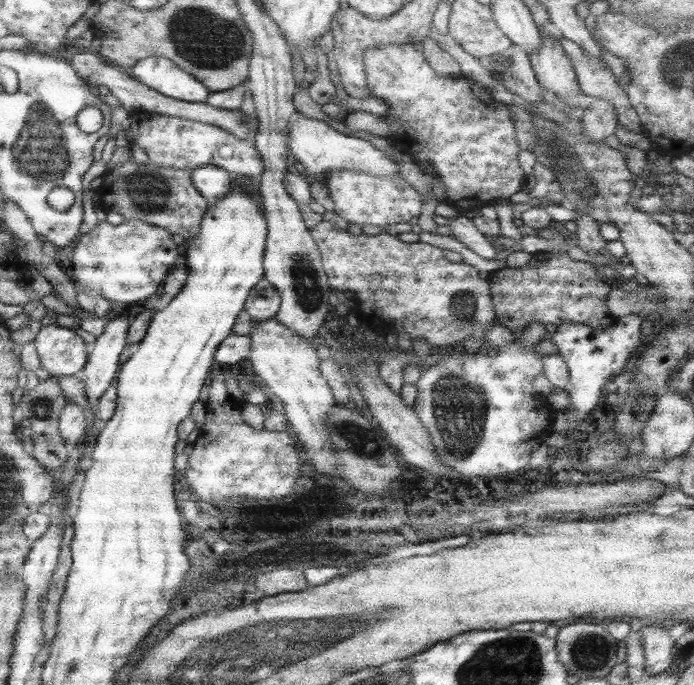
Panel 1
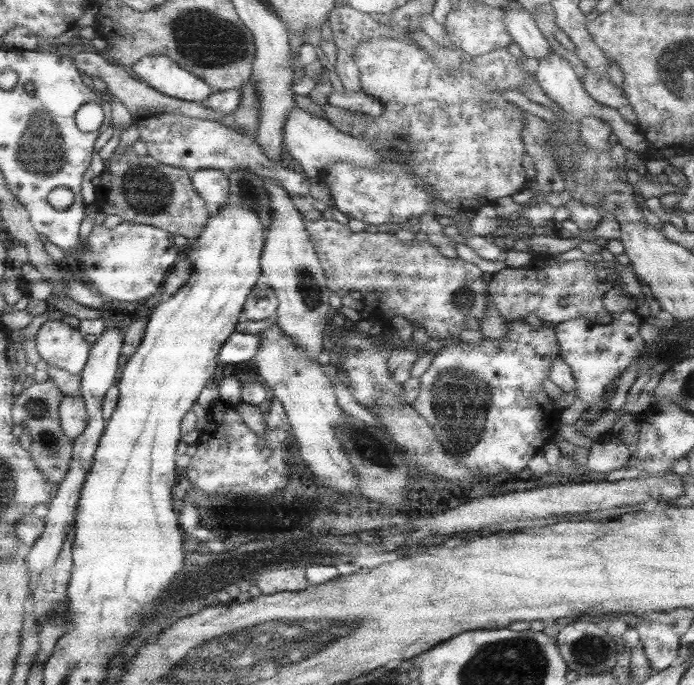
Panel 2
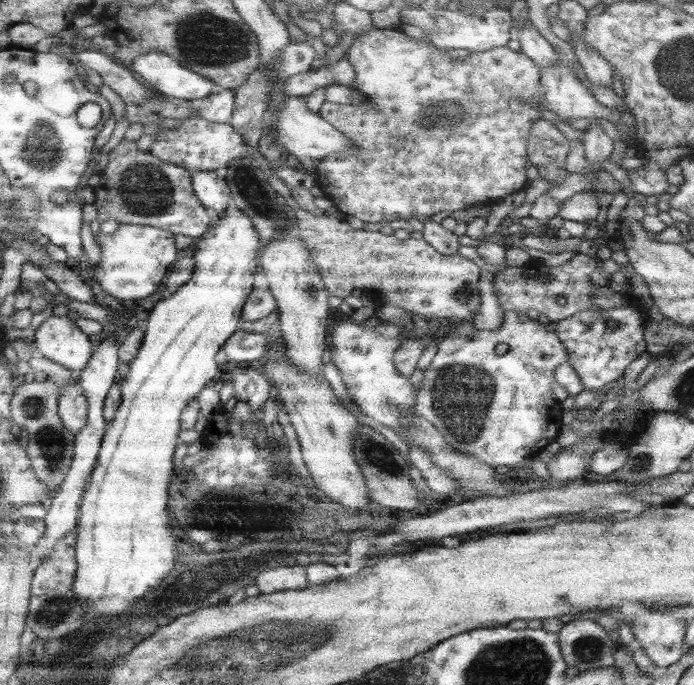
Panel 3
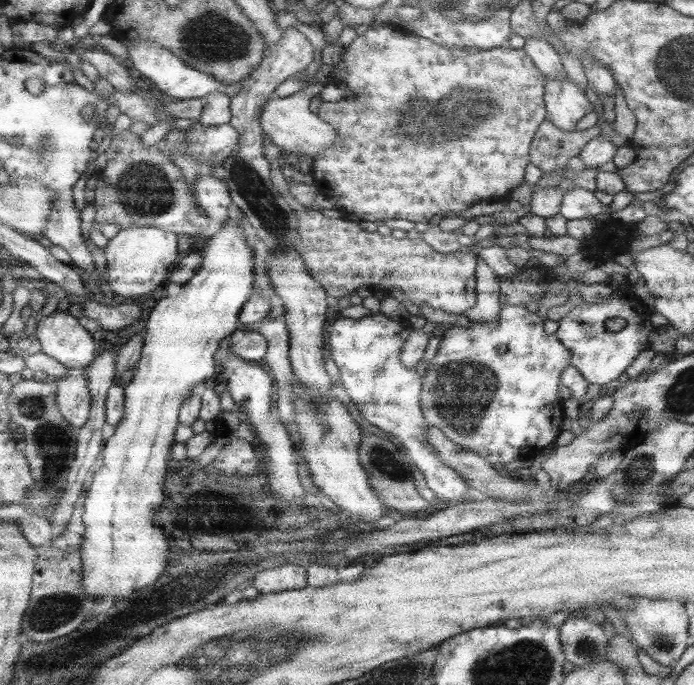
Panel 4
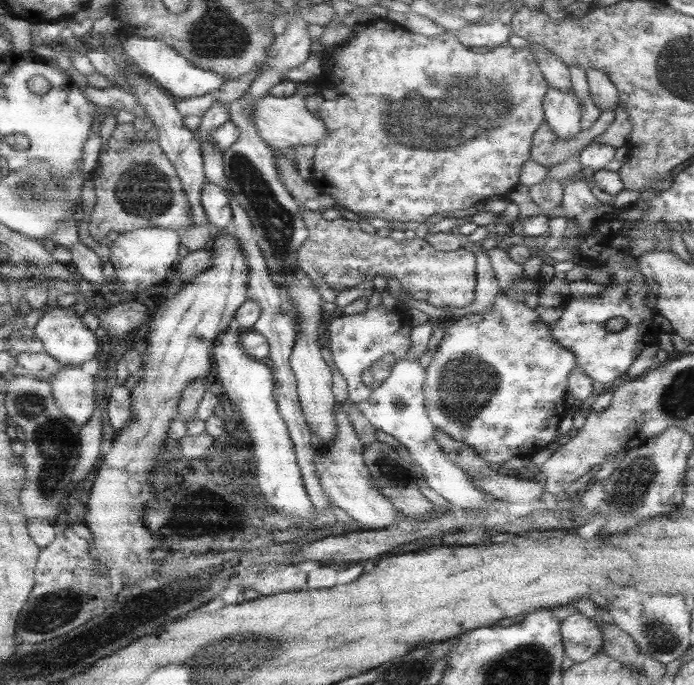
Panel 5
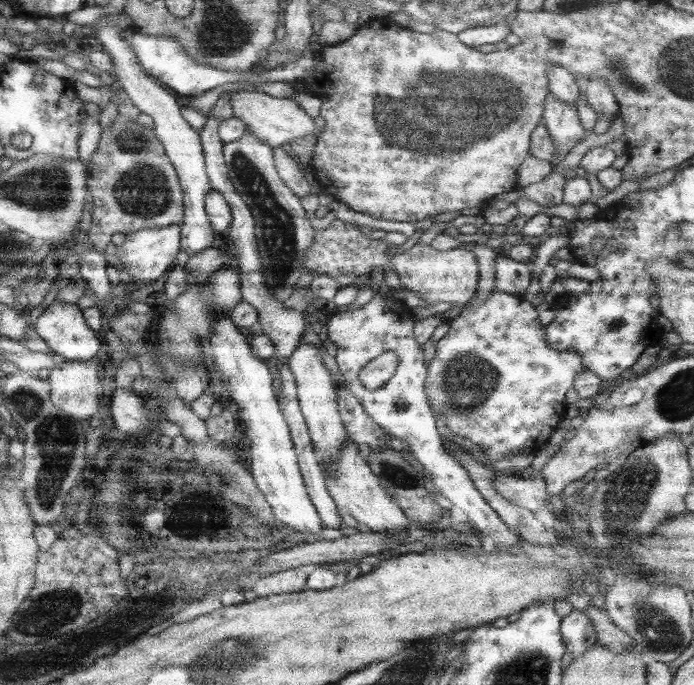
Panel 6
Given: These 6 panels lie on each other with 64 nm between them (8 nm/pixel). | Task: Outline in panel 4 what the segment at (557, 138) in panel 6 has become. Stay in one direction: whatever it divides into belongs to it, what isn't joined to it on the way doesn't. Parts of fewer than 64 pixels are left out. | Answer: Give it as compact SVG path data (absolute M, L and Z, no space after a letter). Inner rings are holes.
M545 78L543 100L546 119L562 132L576 131L576 123L595 111L586 92L568 78L562 82Z

